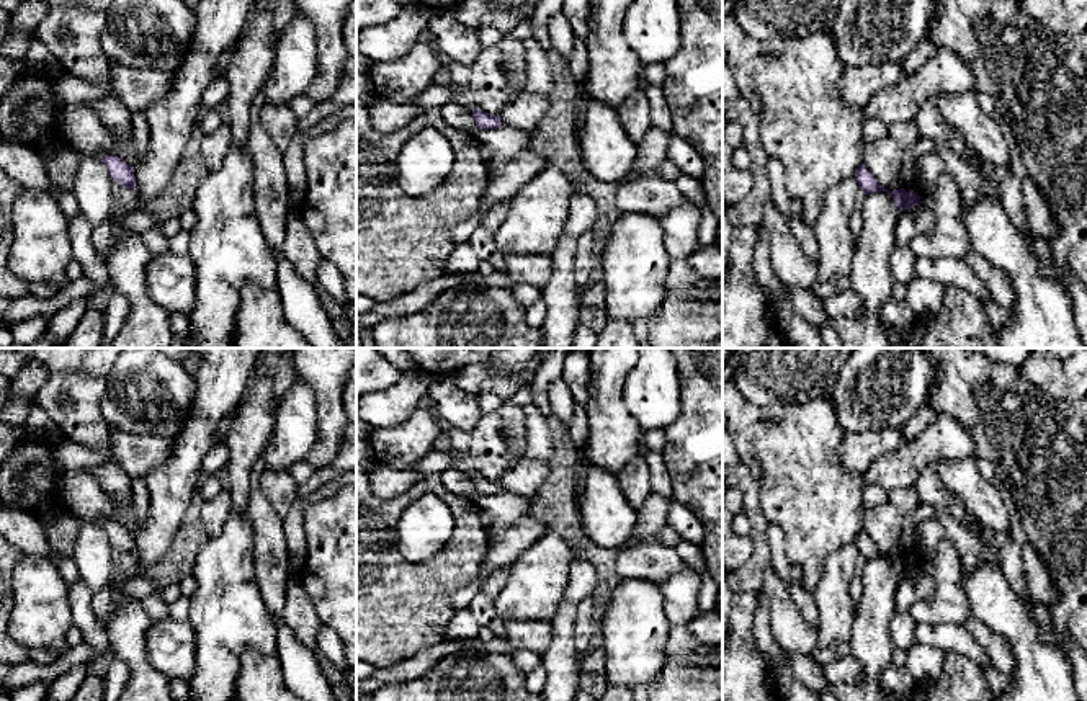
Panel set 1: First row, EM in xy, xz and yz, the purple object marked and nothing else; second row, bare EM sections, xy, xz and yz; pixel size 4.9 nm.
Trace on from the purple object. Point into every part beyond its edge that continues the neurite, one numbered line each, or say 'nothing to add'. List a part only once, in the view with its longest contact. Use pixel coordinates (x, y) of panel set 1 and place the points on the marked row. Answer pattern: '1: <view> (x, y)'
nothing to add

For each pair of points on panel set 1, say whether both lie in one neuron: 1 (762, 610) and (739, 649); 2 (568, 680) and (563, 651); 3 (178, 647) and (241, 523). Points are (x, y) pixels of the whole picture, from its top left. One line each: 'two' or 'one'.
1: two
2: one
3: two

